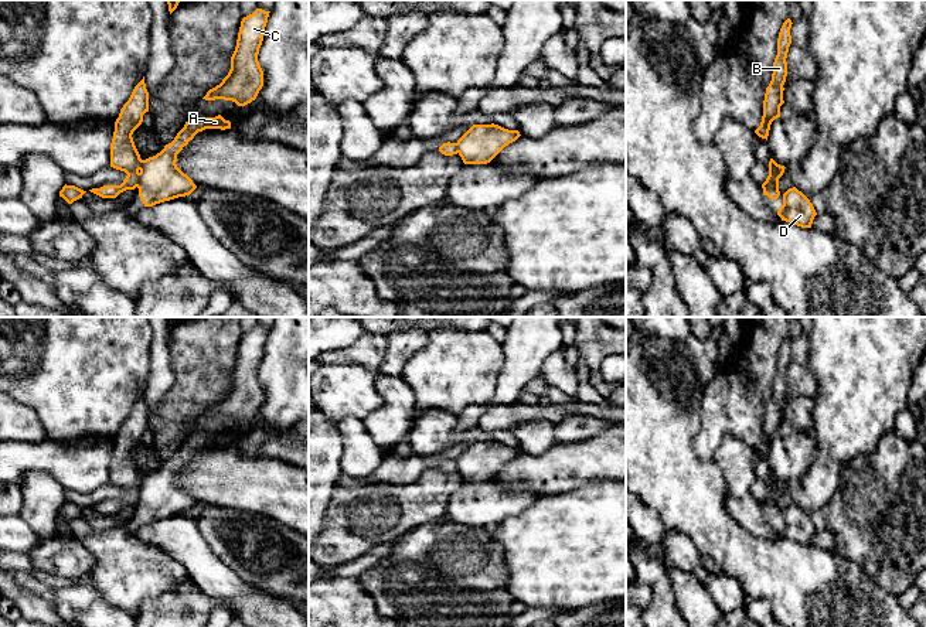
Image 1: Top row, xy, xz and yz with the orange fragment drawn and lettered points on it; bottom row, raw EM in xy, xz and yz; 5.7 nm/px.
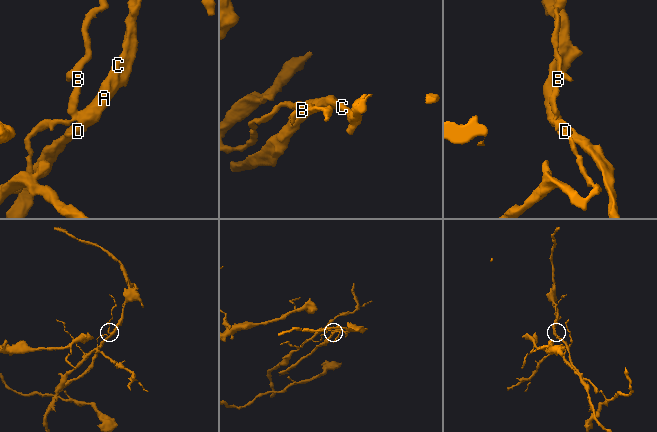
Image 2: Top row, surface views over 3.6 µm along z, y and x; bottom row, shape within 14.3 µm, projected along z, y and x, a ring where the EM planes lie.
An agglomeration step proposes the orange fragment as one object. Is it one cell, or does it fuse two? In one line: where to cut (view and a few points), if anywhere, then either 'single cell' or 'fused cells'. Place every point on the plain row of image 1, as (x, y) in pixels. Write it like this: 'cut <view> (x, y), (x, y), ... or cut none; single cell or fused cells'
cut yz (769, 479), (778, 496); fused cells

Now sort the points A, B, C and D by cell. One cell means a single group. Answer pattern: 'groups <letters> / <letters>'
groups A C D / B

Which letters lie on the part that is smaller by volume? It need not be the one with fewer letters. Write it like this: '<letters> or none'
A, C, D

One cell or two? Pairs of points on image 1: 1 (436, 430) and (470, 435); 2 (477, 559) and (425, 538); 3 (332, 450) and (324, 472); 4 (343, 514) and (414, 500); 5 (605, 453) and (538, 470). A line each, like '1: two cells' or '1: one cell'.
1: one cell
2: one cell
3: one cell
4: one cell
5: one cell

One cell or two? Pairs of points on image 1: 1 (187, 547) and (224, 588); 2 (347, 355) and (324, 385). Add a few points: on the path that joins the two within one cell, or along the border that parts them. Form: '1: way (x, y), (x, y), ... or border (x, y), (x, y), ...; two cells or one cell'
1: way (197, 556), (214, 578); one cell
2: border (323, 364), (361, 364), (374, 370); two cells

